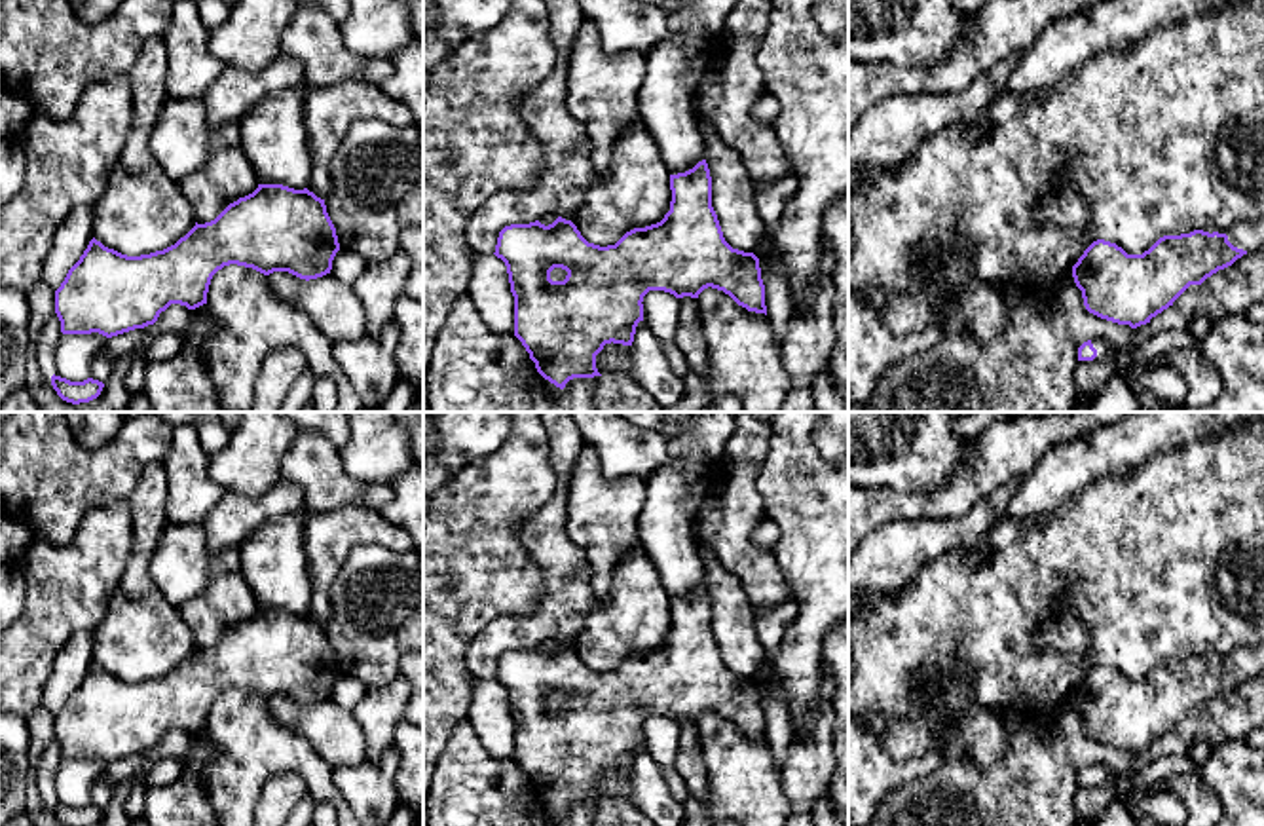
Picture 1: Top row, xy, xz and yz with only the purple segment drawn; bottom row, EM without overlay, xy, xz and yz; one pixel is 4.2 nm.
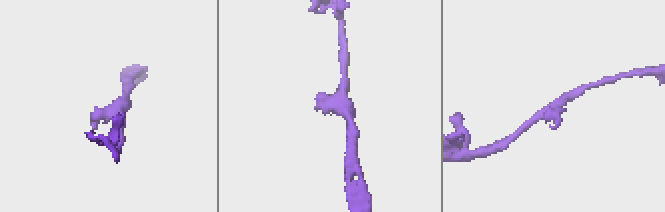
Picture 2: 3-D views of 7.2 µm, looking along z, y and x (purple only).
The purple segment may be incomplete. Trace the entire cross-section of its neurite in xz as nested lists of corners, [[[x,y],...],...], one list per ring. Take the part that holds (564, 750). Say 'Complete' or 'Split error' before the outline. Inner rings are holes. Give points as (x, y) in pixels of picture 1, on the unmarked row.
Split error. [[[706,585],[685,598],[670,600],[670,615],[670,636],[660,648],[634,653],[607,672],[588,668],[577,651],[562,642],[548,651],[535,646],[499,657],[493,680],[507,691],[514,722],[514,761],[547,805],[552,824],[560,824],[569,805],[590,803],[594,826],[655,826],[630,801],[596,788],[605,769],[632,771],[649,716],[698,723],[712,712],[748,737],[767,741],[759,684],[725,666],[712,632]]]

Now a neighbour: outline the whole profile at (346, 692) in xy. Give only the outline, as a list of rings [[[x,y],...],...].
[[[340,674],[332,685],[332,695],[330,699],[345,708],[345,710],[353,710],[357,706],[357,703],[364,697],[366,687],[362,682],[344,676]]]

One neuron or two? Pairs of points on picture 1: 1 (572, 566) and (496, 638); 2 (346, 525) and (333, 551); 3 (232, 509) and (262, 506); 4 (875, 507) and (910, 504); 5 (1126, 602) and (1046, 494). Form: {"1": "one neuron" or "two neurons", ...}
{"1": "one neuron", "2": "one neuron", "3": "one neuron", "4": "one neuron", "5": "two neurons"}

